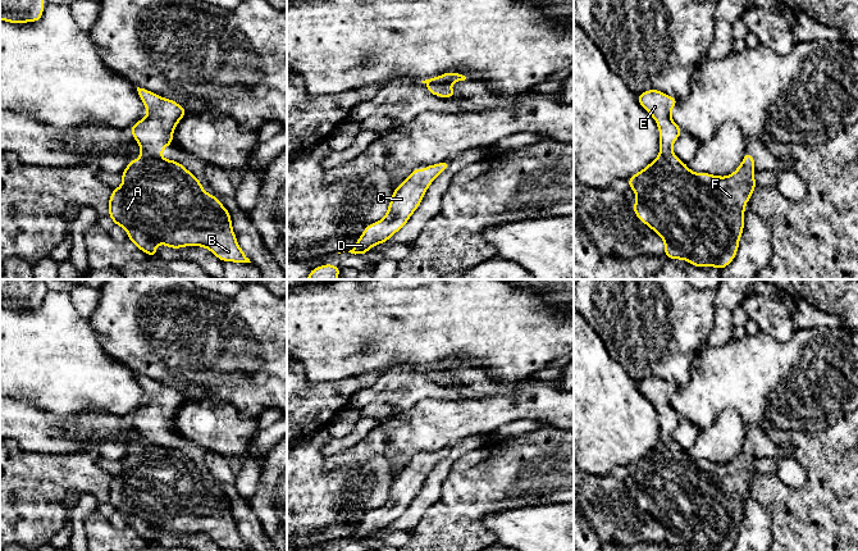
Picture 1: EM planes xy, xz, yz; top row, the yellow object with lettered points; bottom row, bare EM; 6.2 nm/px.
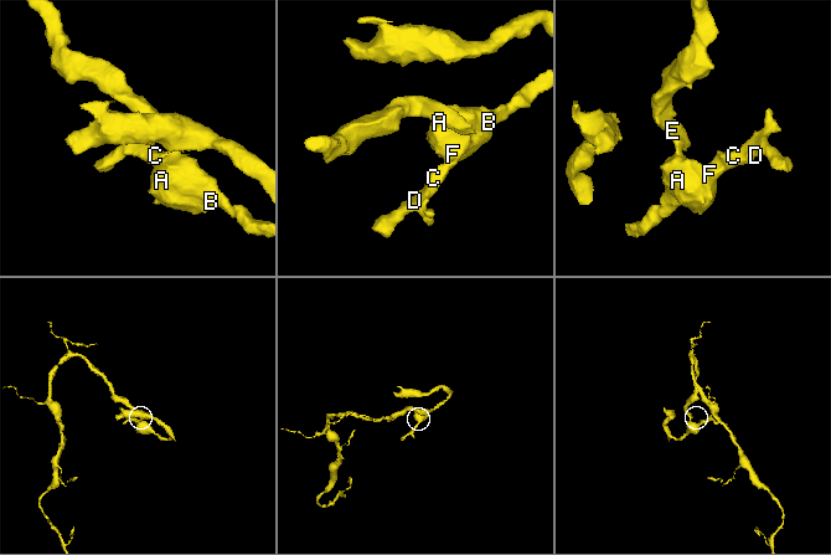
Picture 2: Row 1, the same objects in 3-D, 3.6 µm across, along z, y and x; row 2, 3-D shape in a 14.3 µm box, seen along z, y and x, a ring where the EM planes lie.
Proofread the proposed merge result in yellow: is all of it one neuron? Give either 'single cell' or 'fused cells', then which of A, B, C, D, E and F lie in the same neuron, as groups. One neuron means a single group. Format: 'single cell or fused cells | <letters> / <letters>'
single cell | A B C D E F

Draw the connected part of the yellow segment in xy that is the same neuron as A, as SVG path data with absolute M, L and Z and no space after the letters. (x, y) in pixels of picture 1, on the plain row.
M137 374L137 378L147 396L147 402L131 415L141 440L122 459L123 469L111 479L108 502L151 545L156 543L156 532L160 530L170 536L201 533L222 548L251 550L237 529L231 501L220 487L205 479L202 470L181 450L161 443L163 437L173 432L174 416L187 397L149 377Z

